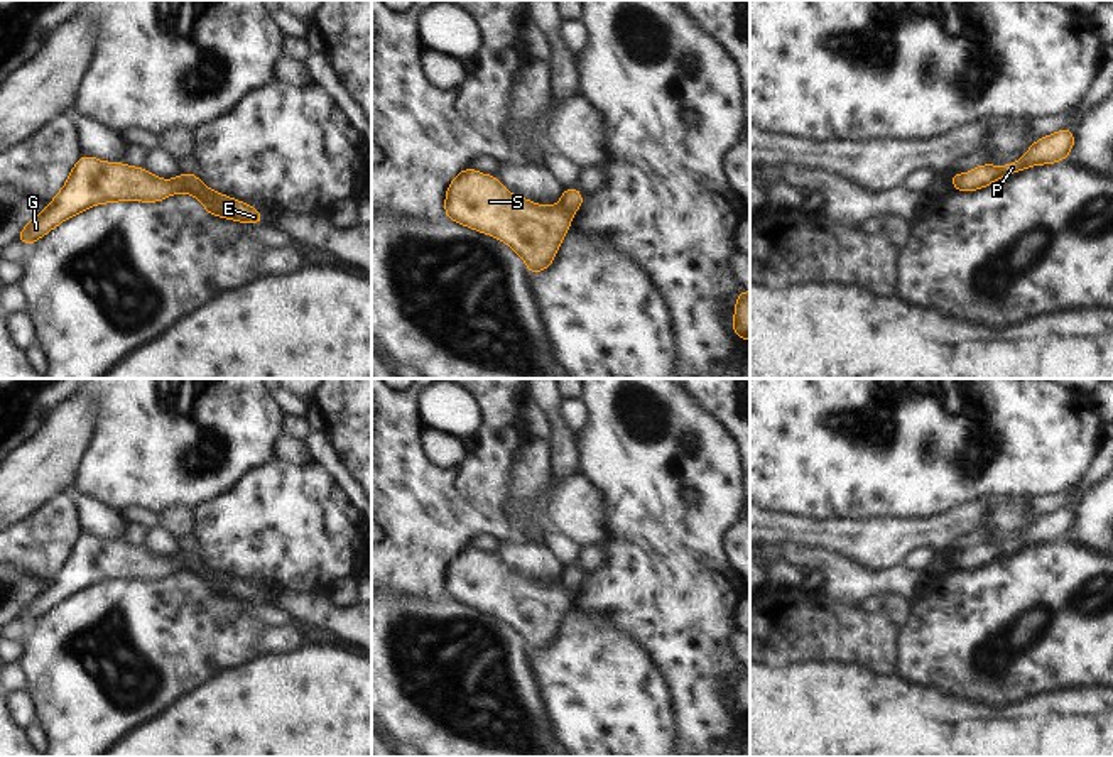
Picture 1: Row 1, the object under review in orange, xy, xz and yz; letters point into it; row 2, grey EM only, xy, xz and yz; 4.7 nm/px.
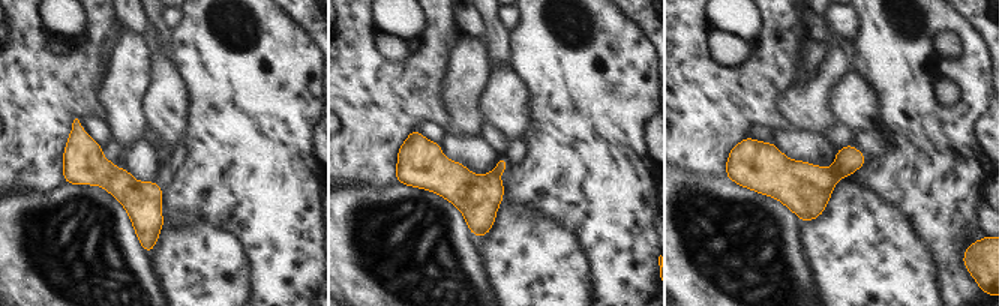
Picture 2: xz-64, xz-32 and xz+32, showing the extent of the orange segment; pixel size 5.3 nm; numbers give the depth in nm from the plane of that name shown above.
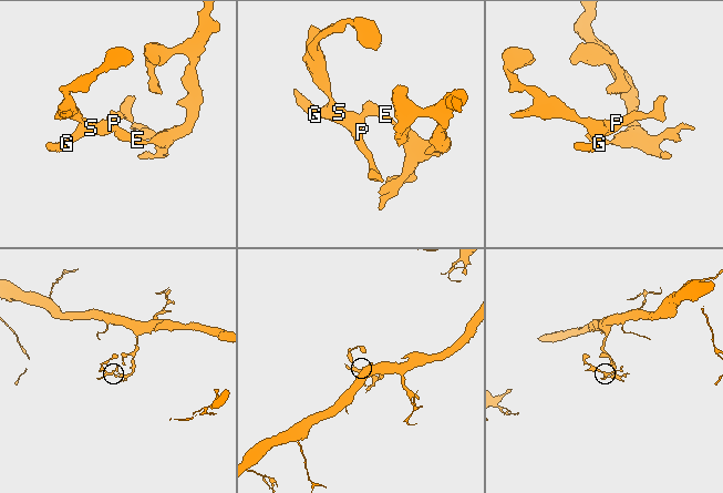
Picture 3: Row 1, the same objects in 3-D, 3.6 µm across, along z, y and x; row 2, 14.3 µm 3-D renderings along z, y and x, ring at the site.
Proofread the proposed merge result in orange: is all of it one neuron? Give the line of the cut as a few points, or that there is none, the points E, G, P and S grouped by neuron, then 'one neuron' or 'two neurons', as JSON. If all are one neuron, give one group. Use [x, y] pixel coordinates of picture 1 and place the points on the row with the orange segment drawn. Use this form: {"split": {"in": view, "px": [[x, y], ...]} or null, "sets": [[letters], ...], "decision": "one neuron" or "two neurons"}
{"split": {"in": "xy", "px": [[179, 176], [183, 190]]}, "sets": [["E"], ["G", "P", "S"]], "decision": "two neurons"}

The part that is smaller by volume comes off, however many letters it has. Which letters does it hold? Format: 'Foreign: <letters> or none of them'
Foreign: G, P, S.

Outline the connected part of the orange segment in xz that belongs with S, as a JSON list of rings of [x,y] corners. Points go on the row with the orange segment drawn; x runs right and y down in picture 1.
[[[470,166],[448,186],[444,213],[451,221],[512,247],[524,259],[529,274],[549,269],[571,228],[571,216],[559,206],[513,196],[498,176],[476,172]]]

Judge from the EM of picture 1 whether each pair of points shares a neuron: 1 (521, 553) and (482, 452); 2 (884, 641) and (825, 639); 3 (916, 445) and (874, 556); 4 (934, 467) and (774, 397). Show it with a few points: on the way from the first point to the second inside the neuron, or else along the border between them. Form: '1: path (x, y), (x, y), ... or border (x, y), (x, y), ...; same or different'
1: border (522, 541), (500, 543); different
2: path (868, 641), (840, 639); same
3: border (928, 517), (850, 521); different
4: path (894, 453), (853, 448), (814, 421); same

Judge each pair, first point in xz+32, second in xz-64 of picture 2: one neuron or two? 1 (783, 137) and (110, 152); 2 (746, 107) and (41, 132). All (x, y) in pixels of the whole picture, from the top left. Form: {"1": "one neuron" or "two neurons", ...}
{"1": "one neuron", "2": "one neuron"}

